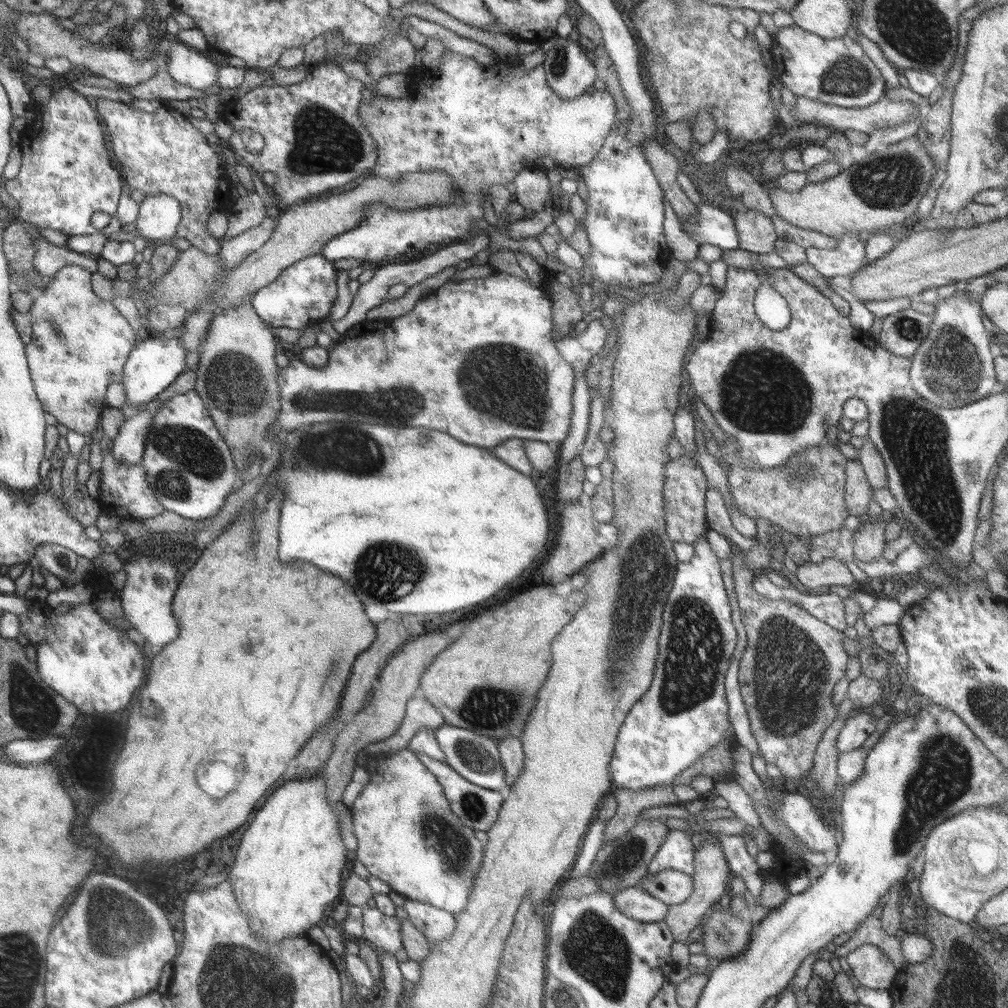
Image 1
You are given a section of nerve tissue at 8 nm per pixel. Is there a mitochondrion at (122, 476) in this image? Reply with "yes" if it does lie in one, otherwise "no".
no

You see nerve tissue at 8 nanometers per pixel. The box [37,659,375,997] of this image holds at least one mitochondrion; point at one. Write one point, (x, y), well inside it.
(121, 942)

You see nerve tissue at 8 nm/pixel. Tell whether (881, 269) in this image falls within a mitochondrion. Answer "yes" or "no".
no

